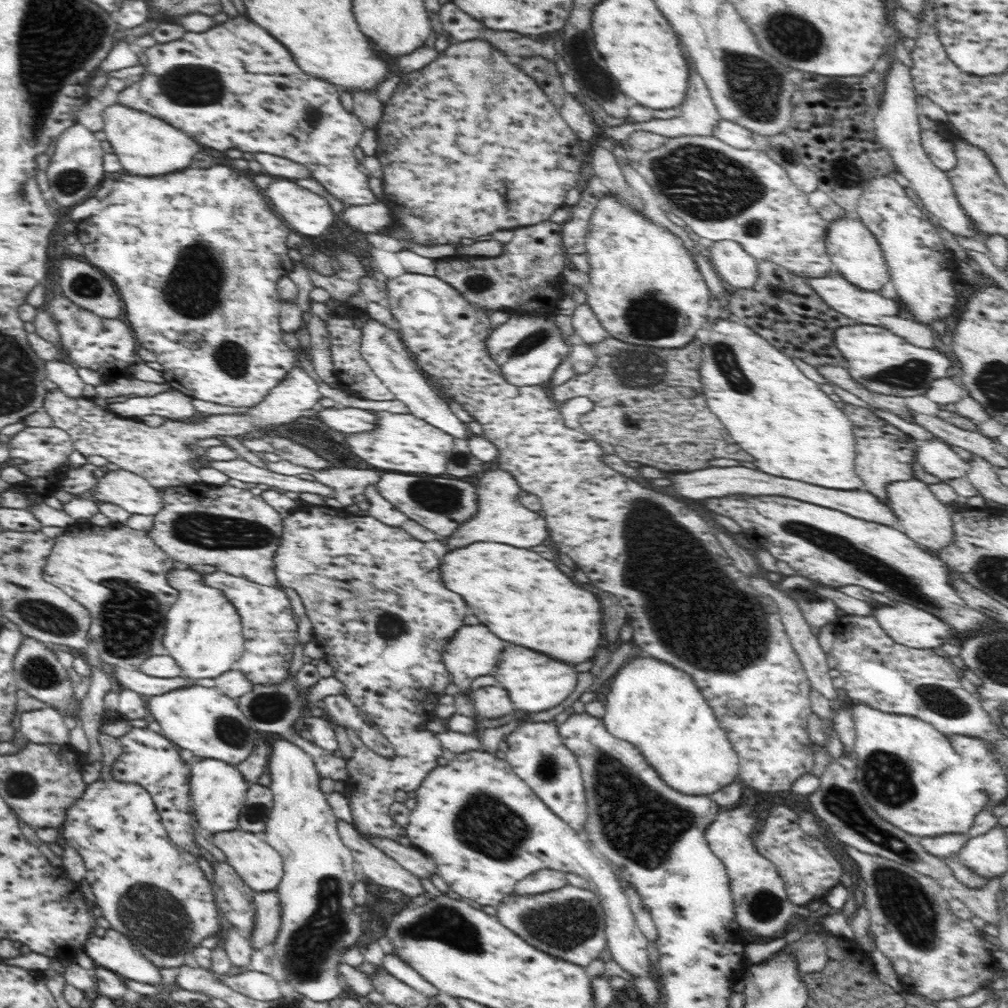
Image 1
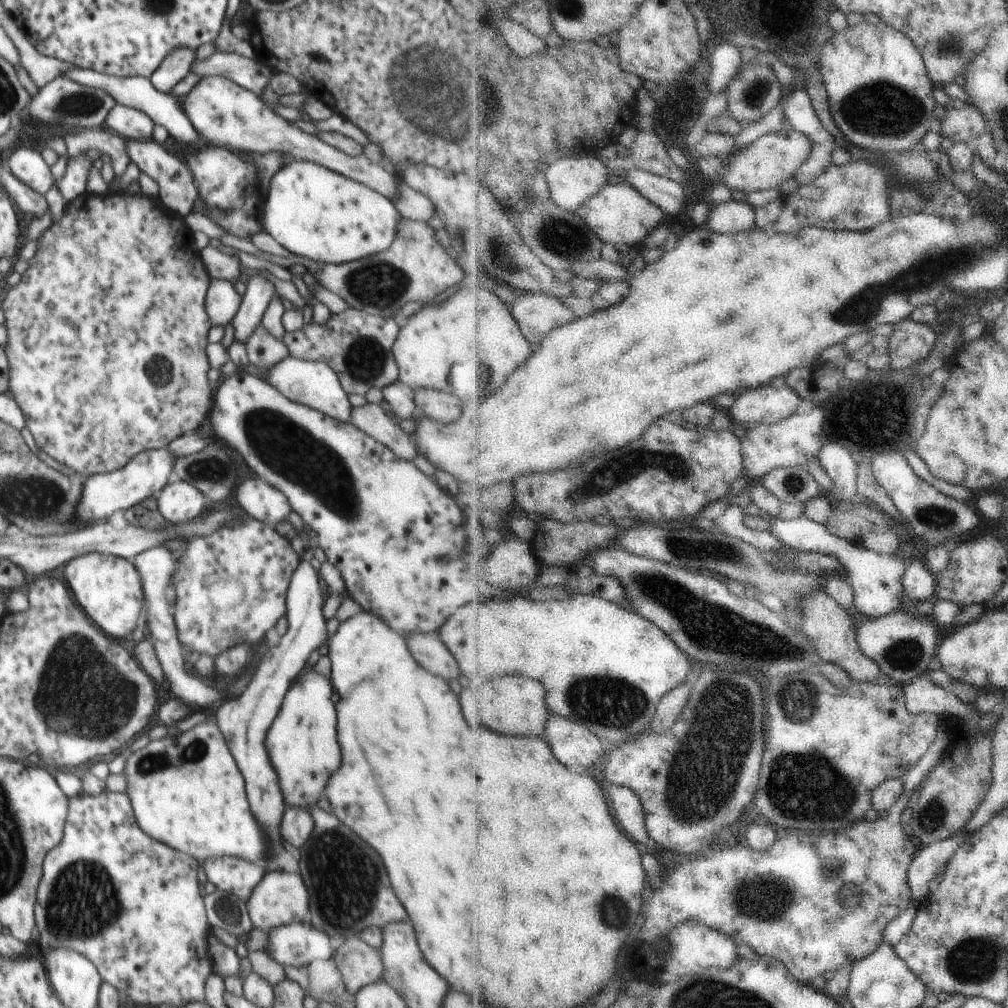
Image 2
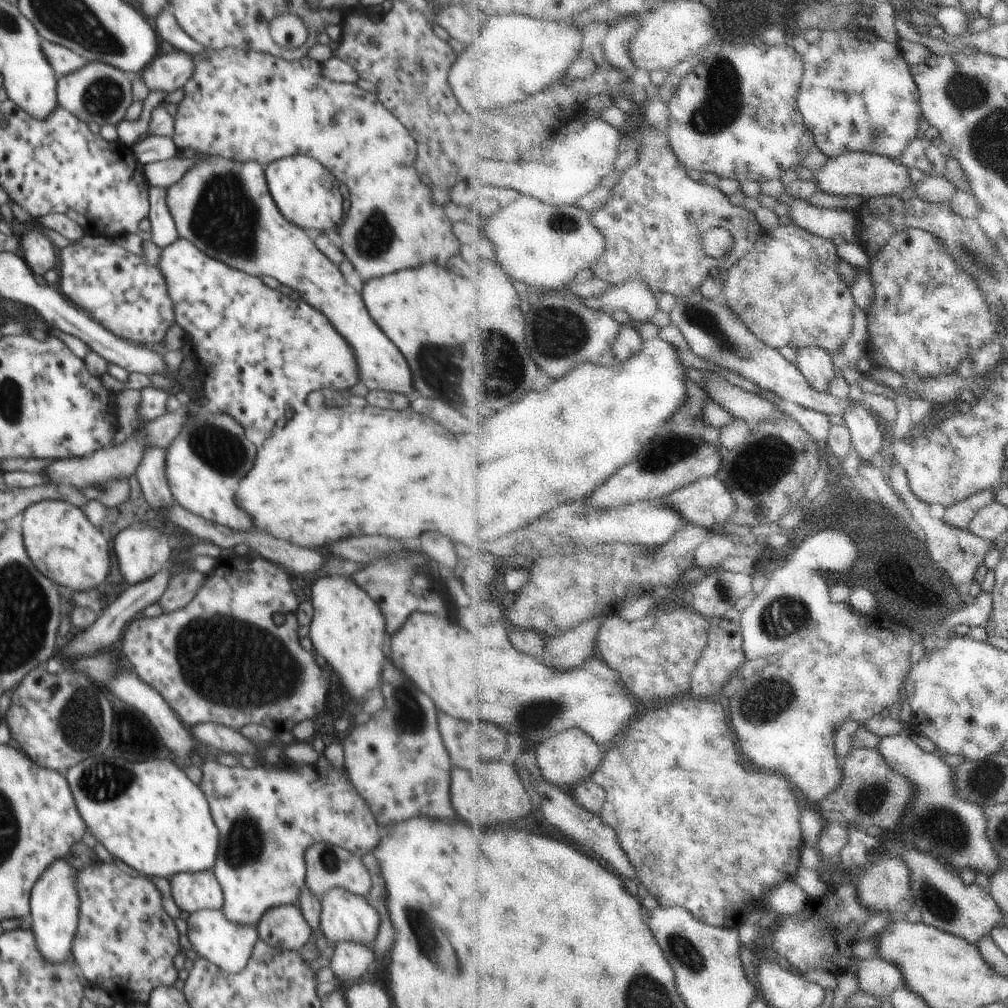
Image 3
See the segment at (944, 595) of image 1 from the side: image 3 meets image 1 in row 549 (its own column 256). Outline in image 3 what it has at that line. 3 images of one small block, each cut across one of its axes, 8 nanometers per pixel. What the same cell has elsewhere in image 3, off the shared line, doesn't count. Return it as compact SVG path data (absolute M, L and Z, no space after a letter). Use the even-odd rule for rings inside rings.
M318 756L314 764L302 764L298 768L288 764L262 766L253 769L239 766L224 766L222 762L205 762L201 767L200 788L208 798L212 818L220 828L220 844L214 876L224 893L222 912L230 922L238 926L257 926L262 916L276 906L296 906L300 890L305 886L306 850L316 842L332 842L344 846L352 854L368 854L380 842L380 828L370 812L370 806L362 802L362 796L354 790L352 782L342 770L328 770L332 766L324 756Z

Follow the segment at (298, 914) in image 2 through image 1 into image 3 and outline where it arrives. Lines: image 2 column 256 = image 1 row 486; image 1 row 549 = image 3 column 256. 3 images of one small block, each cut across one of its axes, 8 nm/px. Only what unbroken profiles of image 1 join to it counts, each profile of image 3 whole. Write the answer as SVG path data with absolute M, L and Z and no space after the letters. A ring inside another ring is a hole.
M222 910L196 911L190 914L185 921L185 926L192 950L199 957L213 962L218 968L232 974L236 974L246 966L254 950L254 944L259 939L257 926L238 926L236 922L230 922Z

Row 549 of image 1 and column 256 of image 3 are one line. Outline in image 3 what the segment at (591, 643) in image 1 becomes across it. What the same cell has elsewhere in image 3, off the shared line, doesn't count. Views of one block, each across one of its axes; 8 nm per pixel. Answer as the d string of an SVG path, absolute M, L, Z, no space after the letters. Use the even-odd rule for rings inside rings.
M656 336L646 340L642 352L638 356L632 356L626 362L626 372L624 372L624 362L618 366L592 366L584 364L578 366L574 372L570 372L566 378L554 382L548 390L532 390L530 394L524 396L524 400L512 404L504 412L498 412L492 416L486 426L474 426L474 434L462 434L462 436L452 436L444 432L444 428L438 422L432 422L432 418L422 416L414 412L409 406L402 412L396 410L380 410L374 406L338 406L338 408L323 407L320 410L312 410L304 406L300 412L296 412L288 424L282 430L276 430L262 450L258 450L258 458L254 462L254 468L246 474L246 478L240 480L236 488L236 502L238 506L246 508L250 514L254 514L256 528L266 530L268 534L288 540L296 546L318 546L326 542L336 542L344 536L356 536L356 534L380 534L380 536L390 536L396 540L402 538L414 538L420 532L440 532L446 534L454 540L464 540L468 542L492 542L494 539L508 537L510 534L536 523L540 518L549 514L560 505L566 505L571 501L588 498L594 495L603 485L606 485L624 466L627 466L651 445L658 438L658 432L662 426L670 422L678 413L679 409L685 406L690 399L688 372L686 364L682 362L680 350Z

